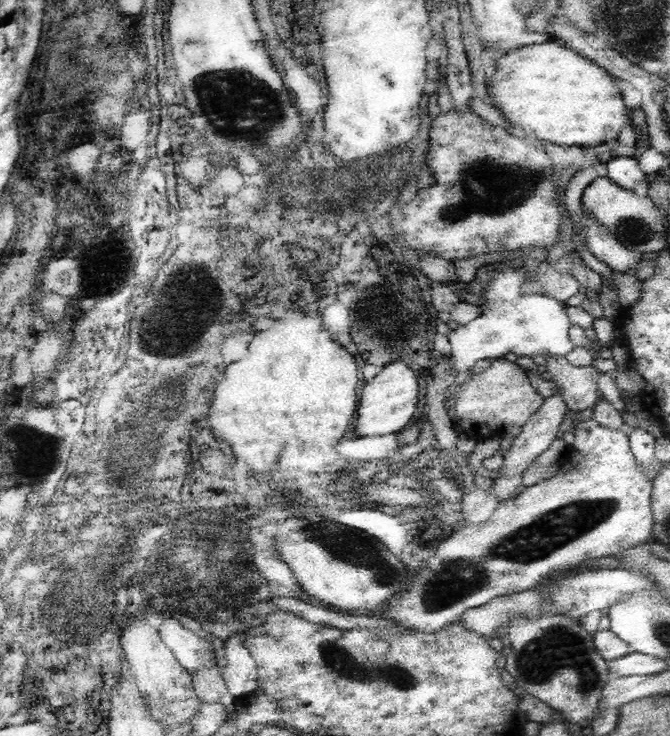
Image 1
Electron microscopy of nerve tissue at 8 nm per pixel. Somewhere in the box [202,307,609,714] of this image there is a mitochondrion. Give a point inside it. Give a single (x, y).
(541, 663)

